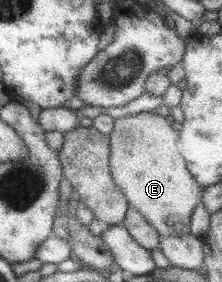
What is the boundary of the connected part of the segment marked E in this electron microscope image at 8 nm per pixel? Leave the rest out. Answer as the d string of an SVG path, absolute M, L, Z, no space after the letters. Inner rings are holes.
M137 112L115 119L109 139L111 174L129 207L142 213L159 235L191 235L190 215L202 202L204 189L187 170L178 126L157 112Z

